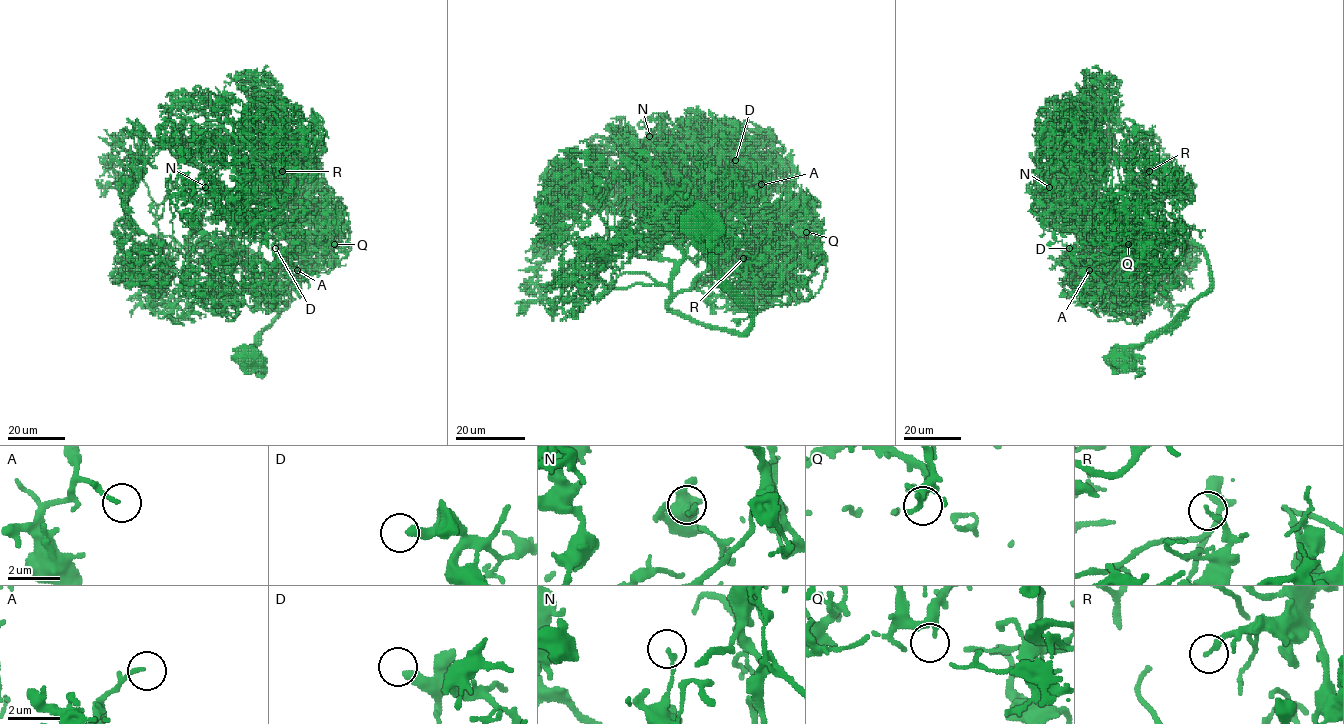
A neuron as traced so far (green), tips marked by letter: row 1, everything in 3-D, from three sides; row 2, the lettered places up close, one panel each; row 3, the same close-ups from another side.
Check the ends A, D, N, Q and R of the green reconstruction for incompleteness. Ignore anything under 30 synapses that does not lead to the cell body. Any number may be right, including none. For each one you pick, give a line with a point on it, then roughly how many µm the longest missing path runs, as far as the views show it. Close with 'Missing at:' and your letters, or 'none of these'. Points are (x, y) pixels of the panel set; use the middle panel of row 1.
A: place (761, 184); missing 9 µm
Missing at: A

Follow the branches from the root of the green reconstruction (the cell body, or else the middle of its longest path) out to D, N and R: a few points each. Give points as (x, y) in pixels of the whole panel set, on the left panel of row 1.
D: (250, 355), (288, 304), (288, 291), (252, 254), (221, 247), (254, 275), (284, 247), (295, 257), (275, 248)
N: (250, 355), (288, 291), (241, 247), (224, 244), (222, 262), (235, 260), (232, 214), (218, 215), (205, 187)
R: (250, 355), (288, 291), (252, 254), (221, 247), (247, 270), (261, 257), (265, 230), (293, 187), (282, 171)

